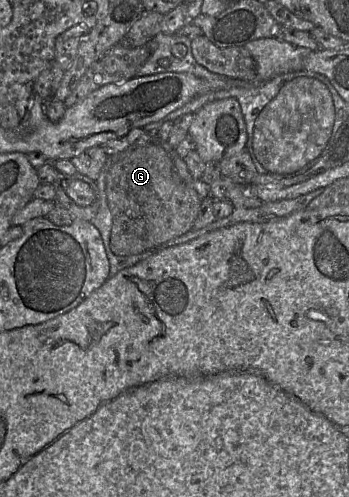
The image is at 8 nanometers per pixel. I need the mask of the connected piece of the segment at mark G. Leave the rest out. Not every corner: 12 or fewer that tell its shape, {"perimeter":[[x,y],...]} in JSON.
{"perimeter":[[159,141],[106,176],[110,249],[131,256],[192,230],[202,198]]}

